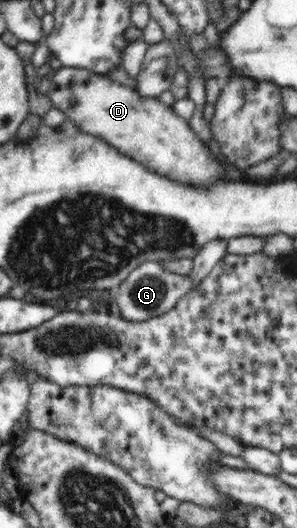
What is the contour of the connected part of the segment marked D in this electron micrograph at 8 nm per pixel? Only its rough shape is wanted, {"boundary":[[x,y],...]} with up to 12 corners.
{"boundary":[[62,66],[51,103],[173,181],[231,181],[184,115]]}

